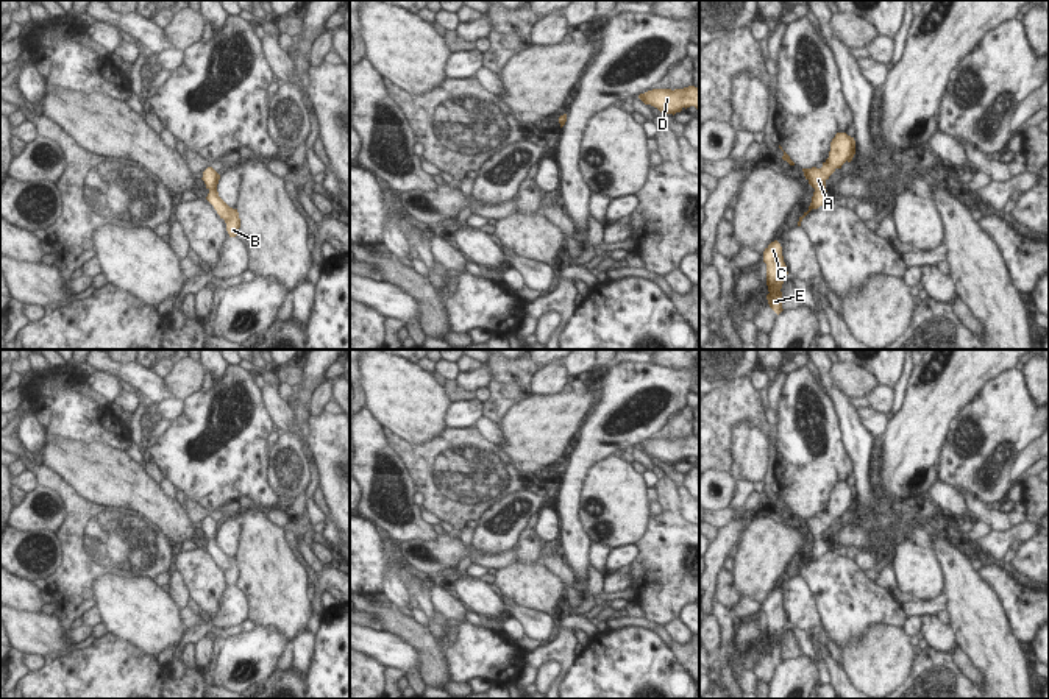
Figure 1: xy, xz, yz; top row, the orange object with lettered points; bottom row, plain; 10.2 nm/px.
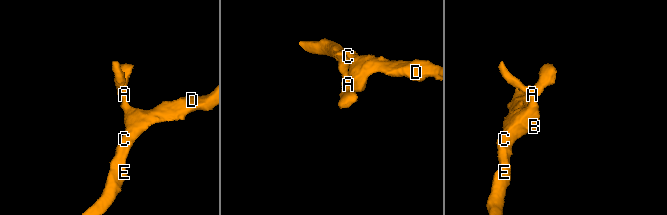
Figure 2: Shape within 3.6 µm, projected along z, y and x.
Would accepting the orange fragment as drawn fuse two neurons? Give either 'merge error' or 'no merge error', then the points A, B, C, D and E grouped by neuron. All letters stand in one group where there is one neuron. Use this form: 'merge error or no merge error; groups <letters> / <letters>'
no merge error; groups A B C D E

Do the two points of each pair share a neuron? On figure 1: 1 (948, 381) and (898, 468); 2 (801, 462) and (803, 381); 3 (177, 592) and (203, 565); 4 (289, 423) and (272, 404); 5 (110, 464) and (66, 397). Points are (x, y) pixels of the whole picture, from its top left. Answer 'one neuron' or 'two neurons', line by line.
1: one neuron
2: one neuron
3: two neurons
4: one neuron
5: two neurons

